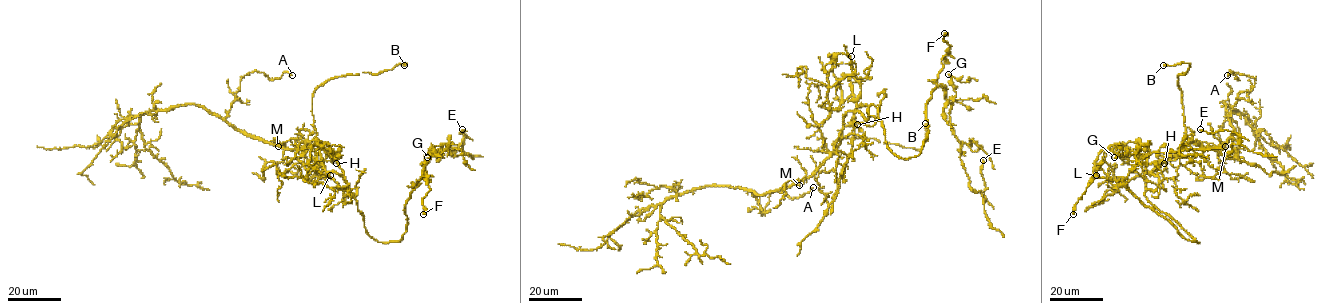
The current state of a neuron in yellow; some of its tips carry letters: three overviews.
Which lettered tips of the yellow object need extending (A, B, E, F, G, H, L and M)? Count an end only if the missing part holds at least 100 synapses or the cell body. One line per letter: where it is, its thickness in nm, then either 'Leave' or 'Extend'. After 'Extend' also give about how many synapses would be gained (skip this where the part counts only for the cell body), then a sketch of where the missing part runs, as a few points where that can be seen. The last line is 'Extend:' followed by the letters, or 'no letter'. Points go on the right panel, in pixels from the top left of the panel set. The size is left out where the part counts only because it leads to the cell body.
A: Place: (1227, 75). Thickness 200 nm. Leave
B: Place: (1163, 65). Thickness 440 nm. Extend. Course of what is missing: (1163, 65), (1160, 62), (1161, 47), (1169, 36)
E: Place: (1200, 129). Thickness 260 nm. Leave
F: Place: (1073, 214). Thickness 550 nm. Leave
G: Place: (1114, 157). Thickness 110 nm. Leave
H: Place: (1164, 163). Thickness 110 nm. Leave
L: Place: (1096, 175). Thickness 600 nm. Leave
M: Place: (1225, 146). Thickness 120 nm. Leave
Extend: B

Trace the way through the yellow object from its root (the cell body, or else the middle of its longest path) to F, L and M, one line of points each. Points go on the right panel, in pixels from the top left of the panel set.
F: (1158, 183), (1154, 191), (1147, 190), (1144, 195), (1199, 242), (1184, 238), (1119, 180), (1095, 177), (1073, 214)
L: (1158, 183), (1154, 191), (1146, 187), (1146, 160), (1131, 141), (1101, 150), (1094, 165), (1096, 175)
M: (1158, 183), (1152, 170), (1163, 159), (1176, 155), (1190, 141), (1206, 148), (1225, 146)

